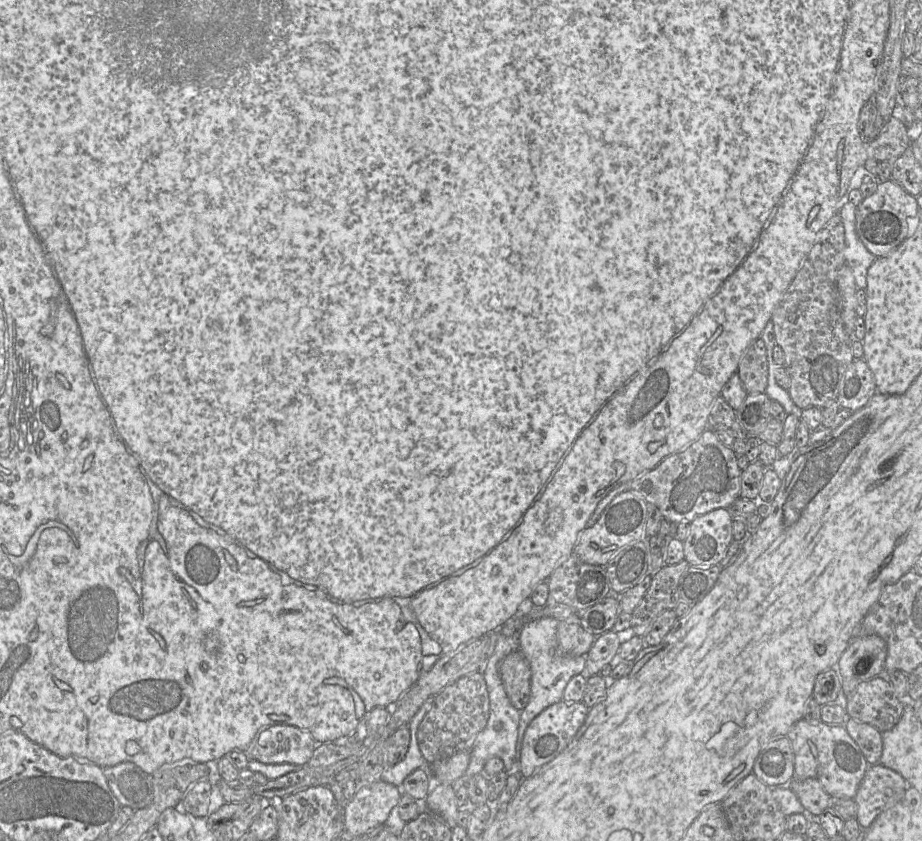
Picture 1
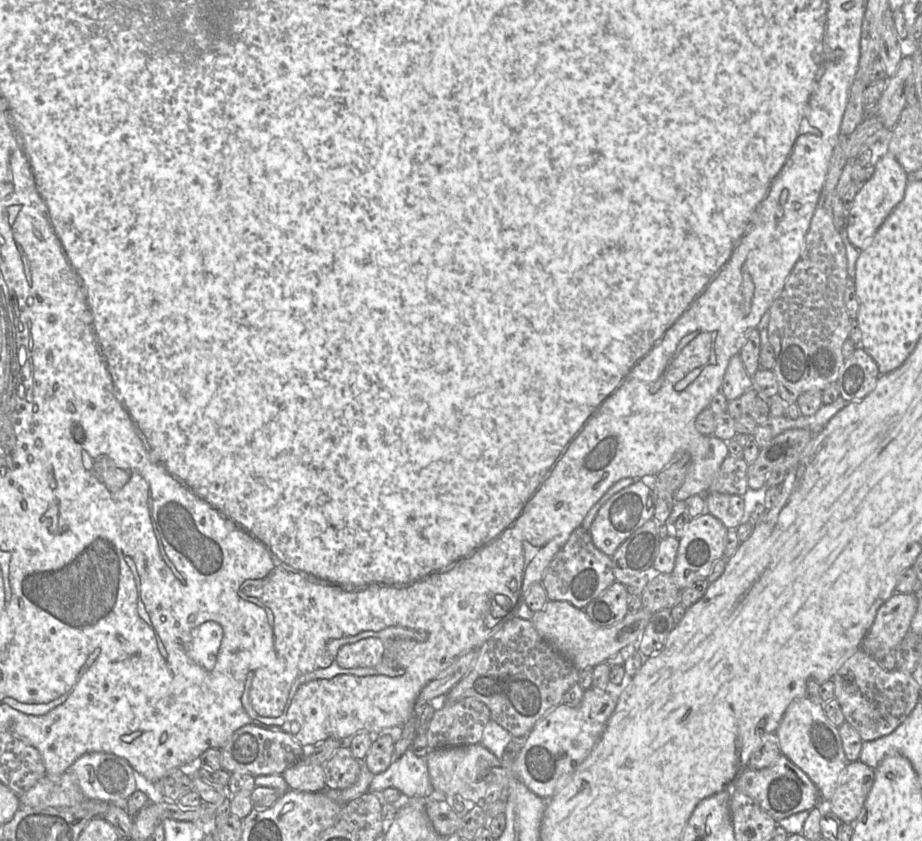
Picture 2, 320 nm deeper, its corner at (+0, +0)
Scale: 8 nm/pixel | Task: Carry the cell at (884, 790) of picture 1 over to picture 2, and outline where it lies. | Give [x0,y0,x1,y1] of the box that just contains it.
[829,762,875,823]

